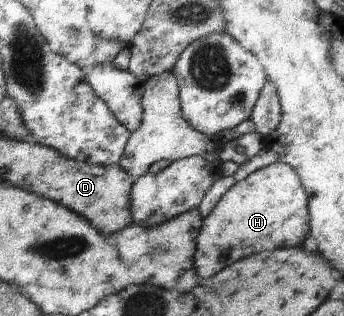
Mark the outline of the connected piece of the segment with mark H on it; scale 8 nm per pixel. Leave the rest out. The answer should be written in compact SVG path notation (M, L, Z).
M277 160L248 176L237 178L208 216L201 219L192 257L198 278L210 278L224 266L262 250L300 246L308 232L306 206L307 196L289 164Z

